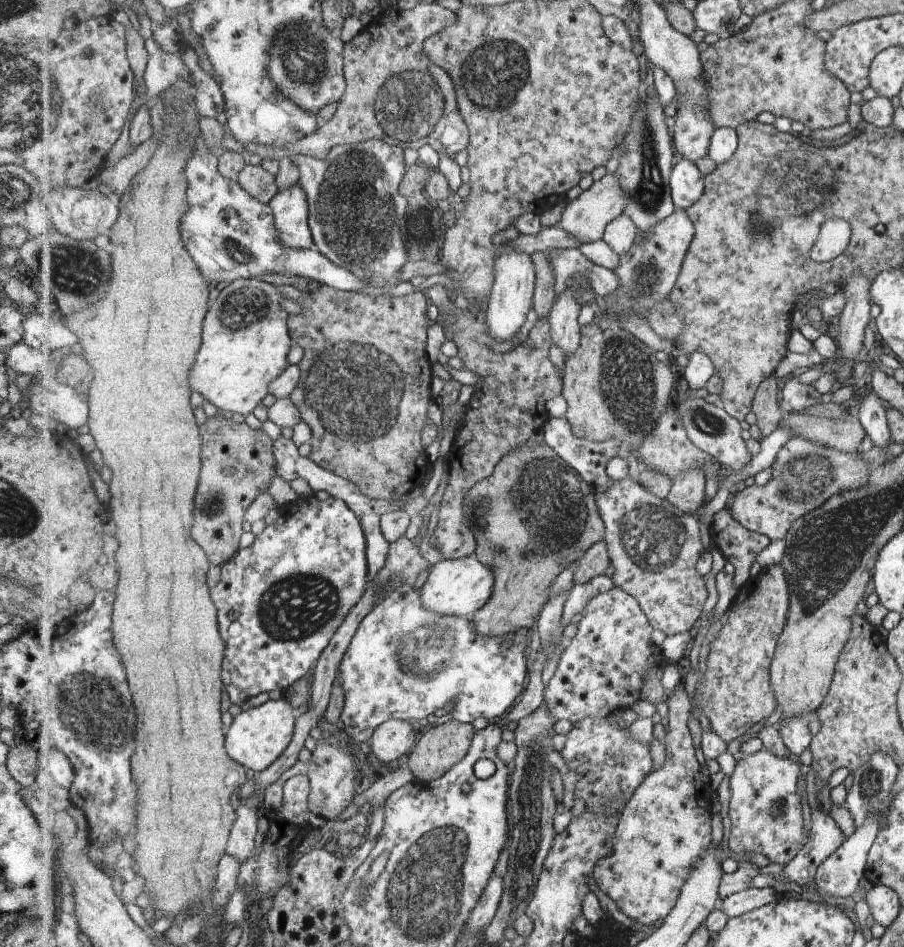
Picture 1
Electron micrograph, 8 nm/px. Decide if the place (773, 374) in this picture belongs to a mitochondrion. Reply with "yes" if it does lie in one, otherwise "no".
no

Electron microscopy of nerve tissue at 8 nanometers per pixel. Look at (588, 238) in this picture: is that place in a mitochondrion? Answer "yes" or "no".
no

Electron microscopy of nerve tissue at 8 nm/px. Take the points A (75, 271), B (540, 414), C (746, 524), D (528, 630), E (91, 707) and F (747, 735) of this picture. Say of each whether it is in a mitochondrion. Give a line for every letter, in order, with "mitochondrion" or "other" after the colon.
A: mitochondrion
B: other
C: other
D: other
E: mitochondrion
F: other

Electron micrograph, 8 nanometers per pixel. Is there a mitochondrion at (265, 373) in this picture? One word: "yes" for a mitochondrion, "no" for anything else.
no

